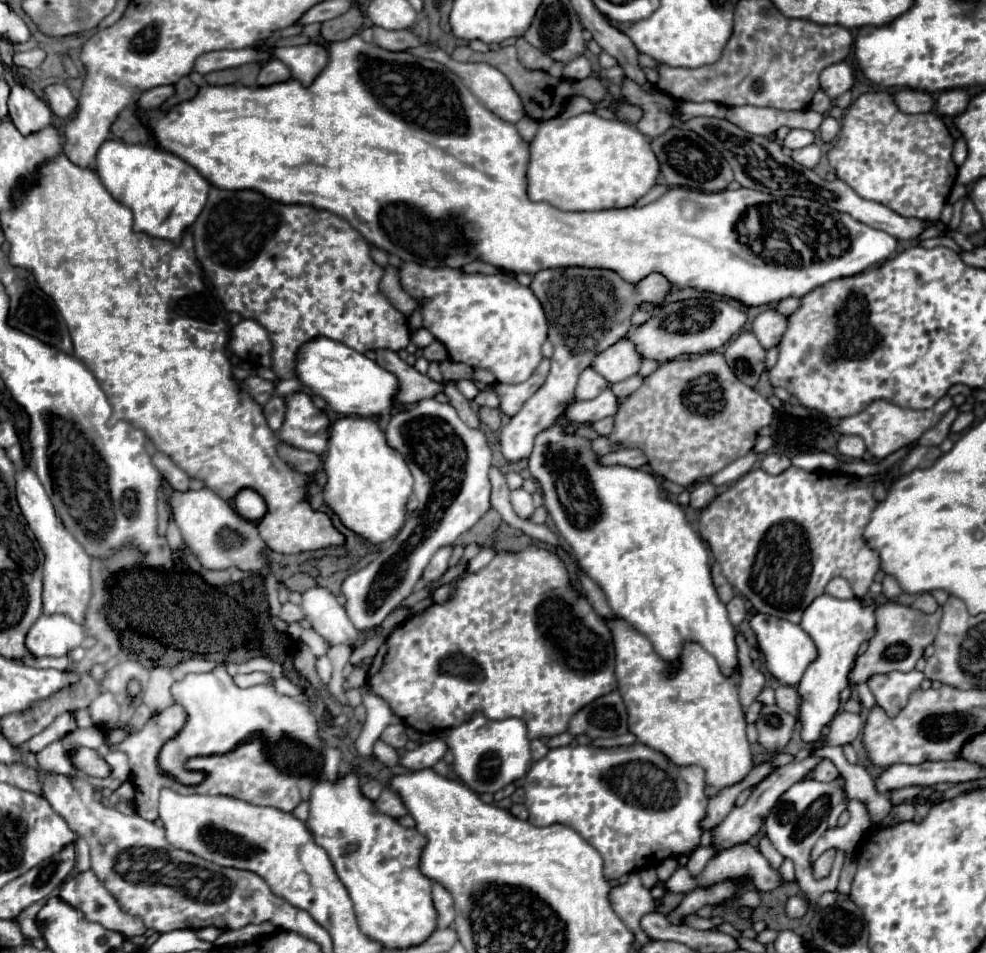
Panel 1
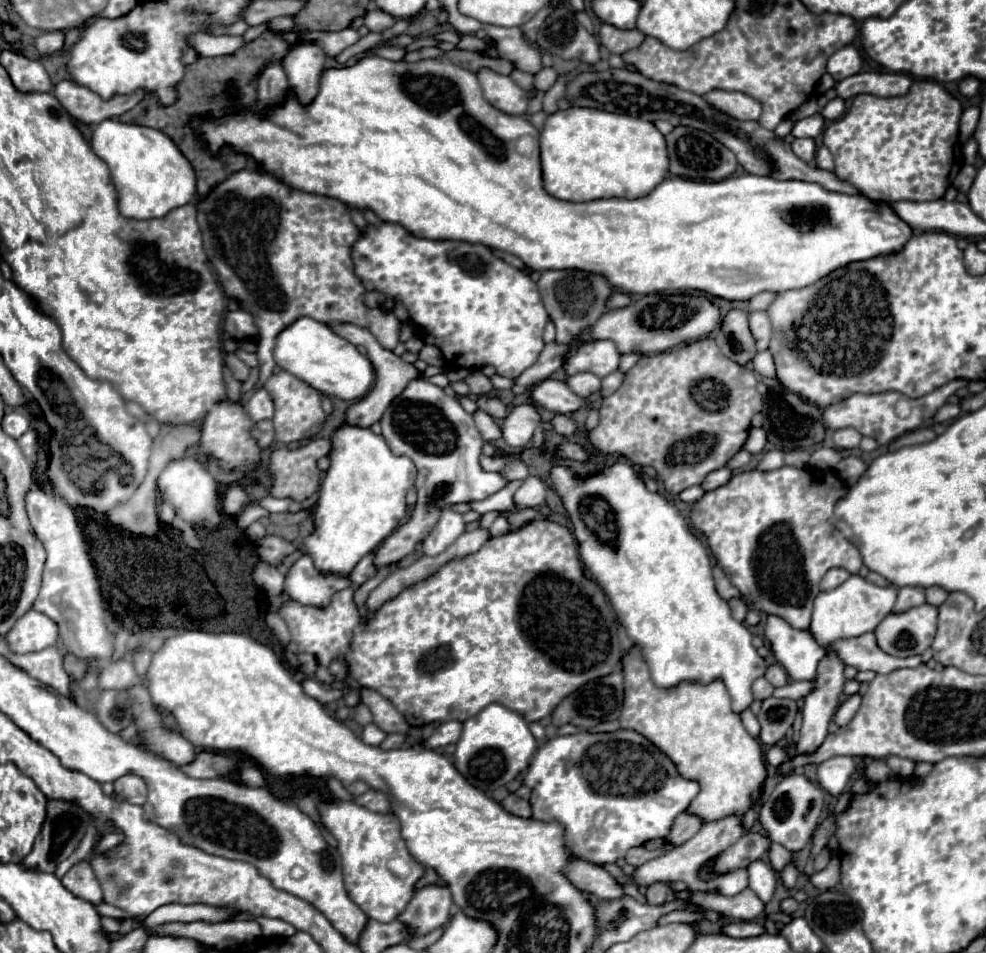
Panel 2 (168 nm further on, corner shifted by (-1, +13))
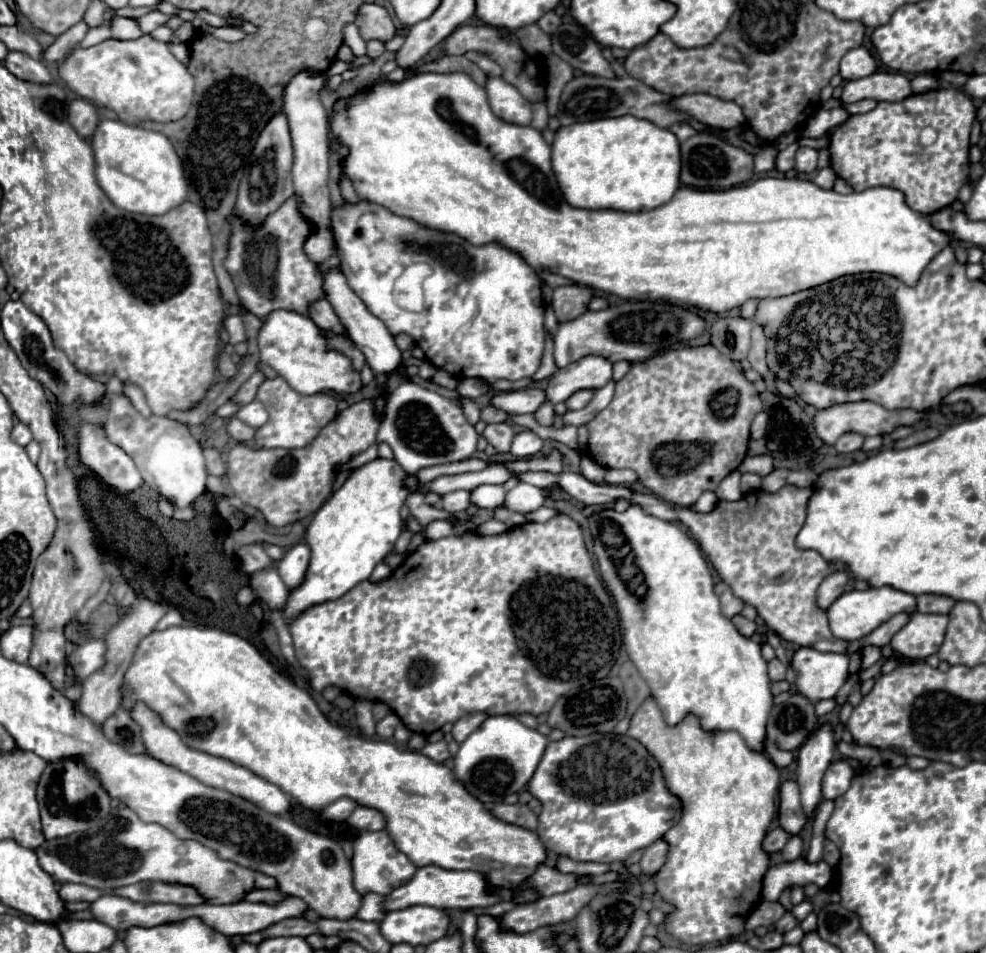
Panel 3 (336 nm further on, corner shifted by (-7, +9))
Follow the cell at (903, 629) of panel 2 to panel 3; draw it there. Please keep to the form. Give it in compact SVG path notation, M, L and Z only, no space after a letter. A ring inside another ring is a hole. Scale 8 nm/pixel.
M915 612L911 620L891 638L889 646L907 658L921 658L935 654L943 642L949 618L943 614Z

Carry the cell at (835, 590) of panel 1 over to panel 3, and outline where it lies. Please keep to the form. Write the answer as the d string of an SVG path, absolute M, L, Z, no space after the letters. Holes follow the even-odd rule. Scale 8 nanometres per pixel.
M847 572L829 574L829 578L825 578L825 582L821 582L817 590L817 604L823 610L827 610L845 592L845 586L847 586Z

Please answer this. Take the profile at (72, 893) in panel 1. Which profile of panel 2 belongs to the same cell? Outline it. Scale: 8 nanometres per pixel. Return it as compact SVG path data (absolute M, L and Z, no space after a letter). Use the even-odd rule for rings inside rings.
M79 862L75 864L65 876L63 876L63 886L75 894L77 898L83 898L91 904L99 904L103 902L103 892L101 892L101 886L89 866L89 862Z

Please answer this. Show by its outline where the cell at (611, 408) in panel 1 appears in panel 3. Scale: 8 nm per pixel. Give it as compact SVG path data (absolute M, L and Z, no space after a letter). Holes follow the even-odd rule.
M523 388L523 390L515 390L515 392L501 392L497 394L491 404L495 408L505 410L507 414L525 414L525 412L535 412L541 408L541 404L547 402L545 390L541 388Z

